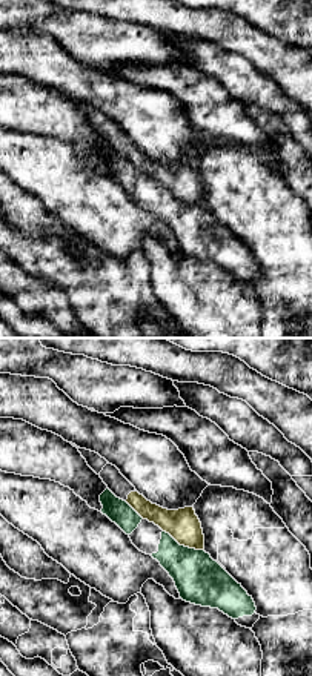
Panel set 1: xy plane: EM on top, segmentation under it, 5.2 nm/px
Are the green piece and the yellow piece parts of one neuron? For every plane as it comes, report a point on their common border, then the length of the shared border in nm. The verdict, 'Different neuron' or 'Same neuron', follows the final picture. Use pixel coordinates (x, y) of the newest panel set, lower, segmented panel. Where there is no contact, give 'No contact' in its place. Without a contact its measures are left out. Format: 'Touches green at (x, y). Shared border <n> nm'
Touches green at (183, 546). Shared border 240 nm

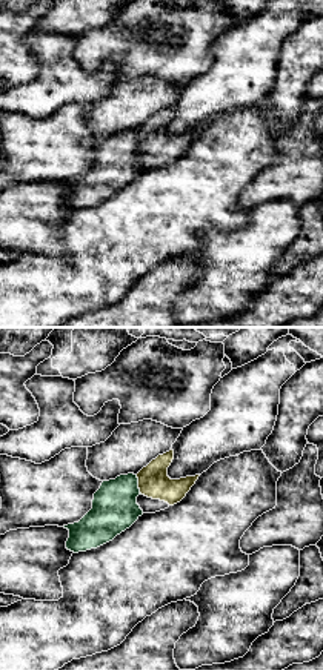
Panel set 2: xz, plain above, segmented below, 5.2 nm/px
Touches green at (137, 484). Shared border 110 nm

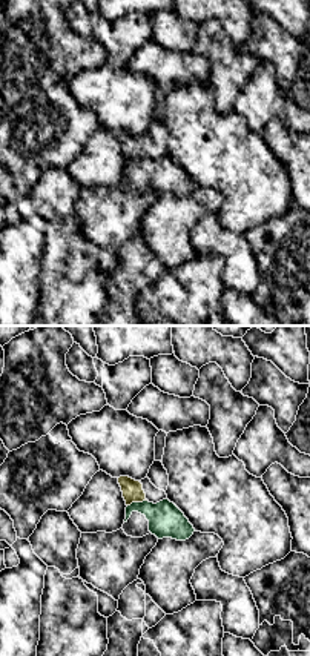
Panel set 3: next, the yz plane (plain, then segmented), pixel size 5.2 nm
Touches green at (137, 503). Shared border 110 nm

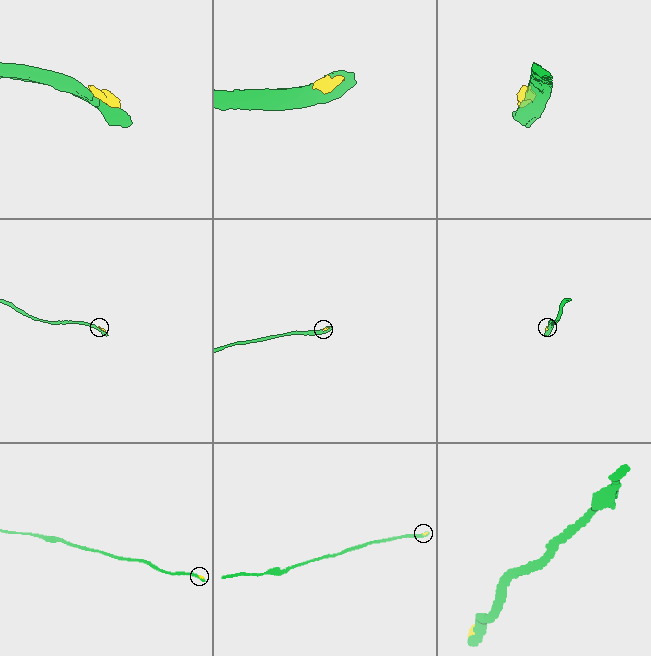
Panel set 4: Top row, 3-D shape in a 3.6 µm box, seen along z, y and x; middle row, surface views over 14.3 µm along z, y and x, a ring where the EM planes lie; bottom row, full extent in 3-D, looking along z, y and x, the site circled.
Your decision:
Different neuron

